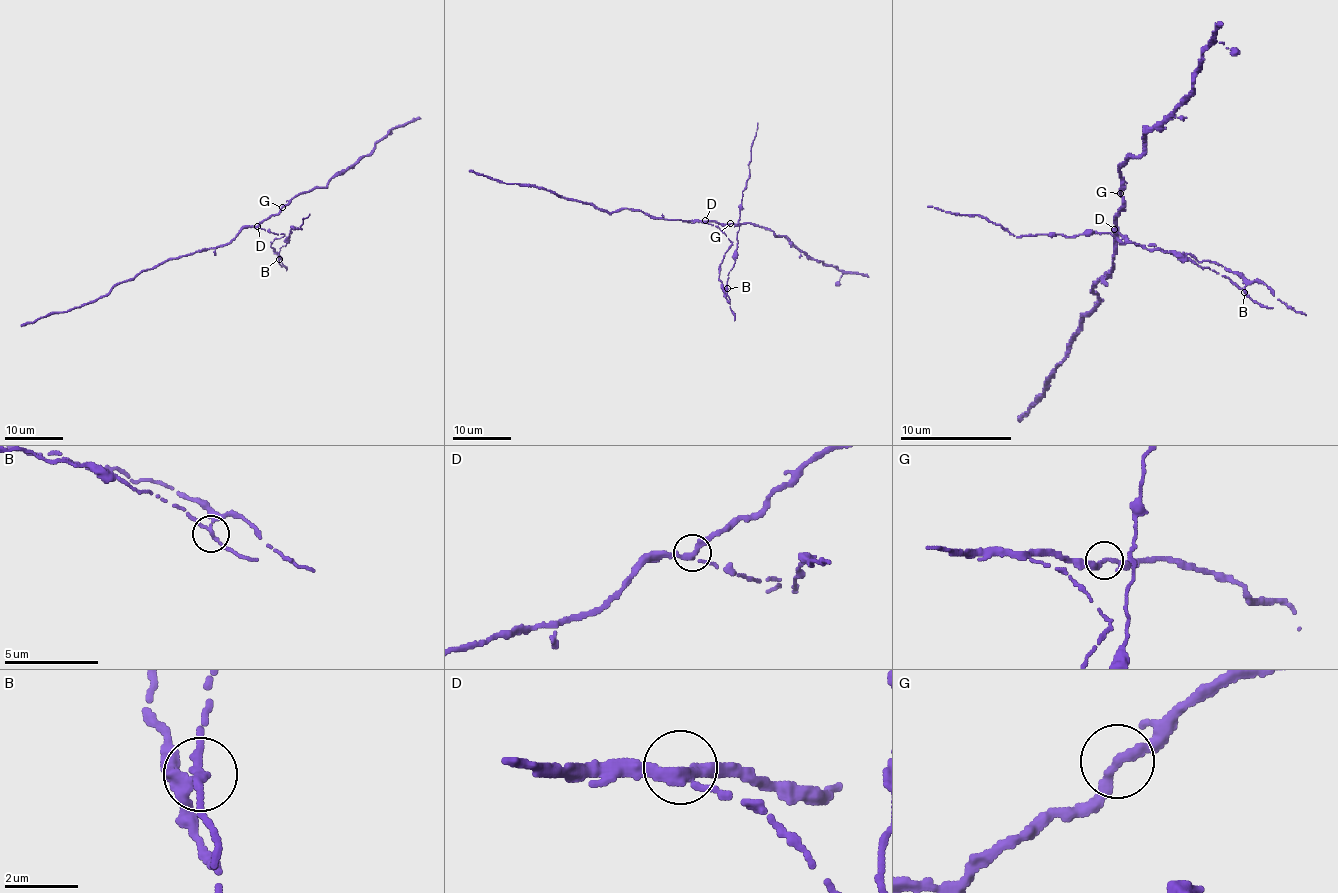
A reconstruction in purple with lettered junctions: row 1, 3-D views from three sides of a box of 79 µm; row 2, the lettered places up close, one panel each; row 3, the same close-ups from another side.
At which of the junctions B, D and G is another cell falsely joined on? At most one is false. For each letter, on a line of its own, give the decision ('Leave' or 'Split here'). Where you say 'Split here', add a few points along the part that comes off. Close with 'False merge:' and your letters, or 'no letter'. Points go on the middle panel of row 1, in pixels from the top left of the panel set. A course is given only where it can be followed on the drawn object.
B: Split here. Course of the part to remove: (727, 289), (729, 271), (736, 260), (742, 191), (749, 177), (750, 149), (758, 123)
D: Leave
G: Leave
False merge: B

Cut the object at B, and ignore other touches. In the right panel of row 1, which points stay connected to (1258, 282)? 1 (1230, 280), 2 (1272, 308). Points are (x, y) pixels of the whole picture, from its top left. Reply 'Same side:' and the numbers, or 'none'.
Same side: none

